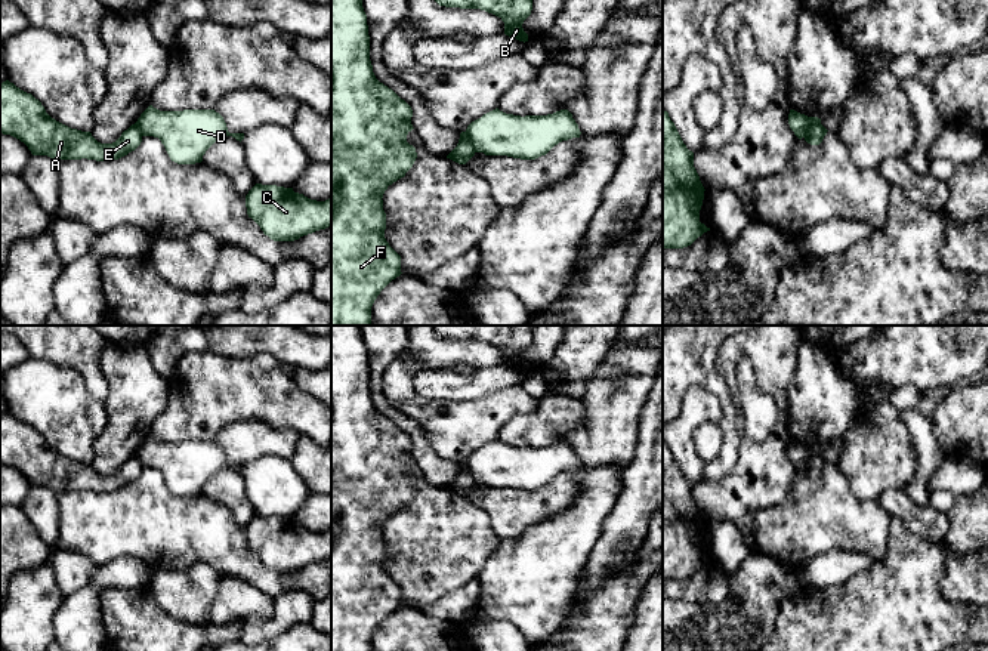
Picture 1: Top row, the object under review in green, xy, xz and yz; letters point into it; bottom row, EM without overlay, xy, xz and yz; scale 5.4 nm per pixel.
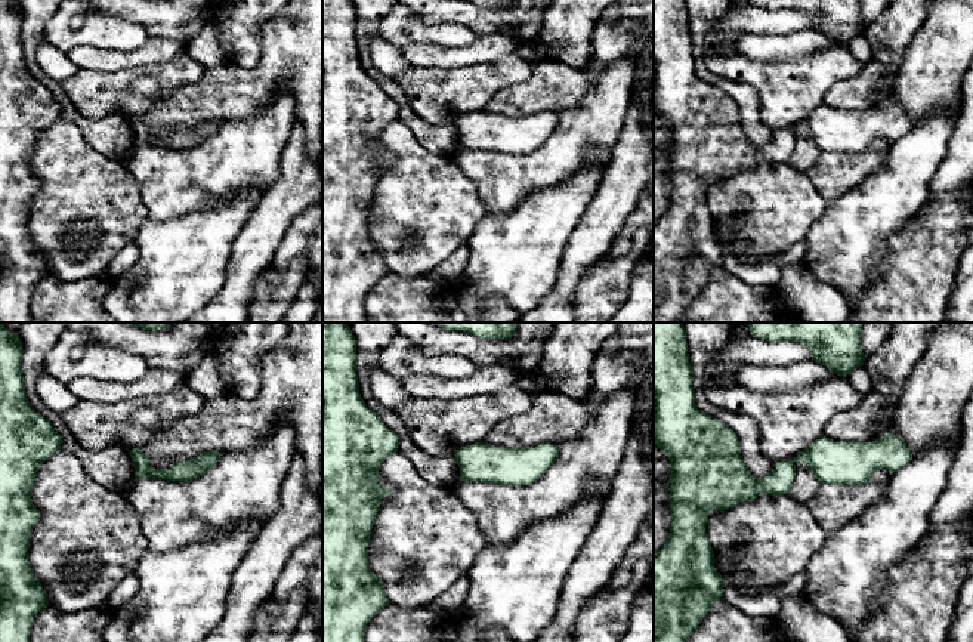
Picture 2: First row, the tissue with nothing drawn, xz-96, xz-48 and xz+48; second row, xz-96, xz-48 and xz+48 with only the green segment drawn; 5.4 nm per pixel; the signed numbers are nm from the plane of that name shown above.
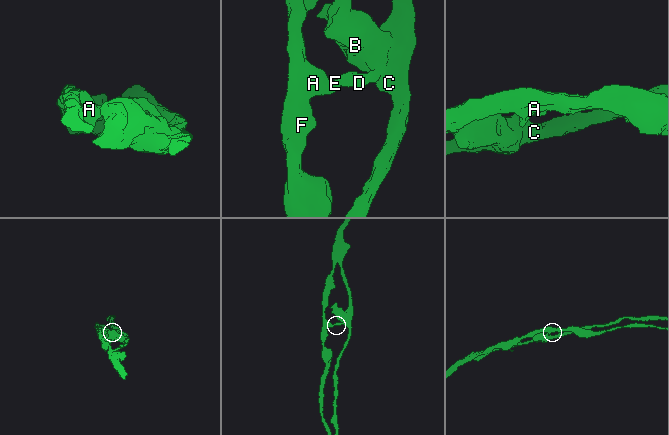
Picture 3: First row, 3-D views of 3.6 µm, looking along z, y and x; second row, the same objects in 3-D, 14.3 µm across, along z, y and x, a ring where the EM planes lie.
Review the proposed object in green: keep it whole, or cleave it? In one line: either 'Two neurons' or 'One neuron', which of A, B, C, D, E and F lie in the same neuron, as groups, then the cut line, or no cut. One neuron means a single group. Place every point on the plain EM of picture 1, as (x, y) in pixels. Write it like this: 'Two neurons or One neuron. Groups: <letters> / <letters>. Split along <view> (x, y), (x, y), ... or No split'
Two neurons. Groups: A E F / B C D. Split along xz (463, 463), (476, 483)

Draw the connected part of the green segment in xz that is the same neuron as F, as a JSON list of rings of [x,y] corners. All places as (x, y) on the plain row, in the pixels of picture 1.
[[[331,326],[331,651],[371,651],[371,638],[380,623],[401,604],[401,587],[385,570],[386,544],[383,542],[383,525],[389,516],[404,509],[413,499],[417,484],[407,473],[407,466],[414,460],[411,456],[413,441],[392,420],[380,414],[370,392],[370,367],[367,346],[359,326]]]

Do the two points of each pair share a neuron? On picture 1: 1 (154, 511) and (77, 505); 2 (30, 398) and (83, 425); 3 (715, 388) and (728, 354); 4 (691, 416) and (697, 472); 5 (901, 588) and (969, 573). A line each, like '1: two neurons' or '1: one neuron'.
1: one neuron
2: one neuron
3: two neurons
4: one neuron
5: two neurons

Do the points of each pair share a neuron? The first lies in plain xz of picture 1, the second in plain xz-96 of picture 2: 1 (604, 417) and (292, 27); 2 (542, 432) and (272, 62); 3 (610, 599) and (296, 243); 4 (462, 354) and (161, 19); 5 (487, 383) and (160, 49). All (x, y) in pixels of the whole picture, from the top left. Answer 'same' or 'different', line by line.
1: different
2: same
3: different
4: same
5: same

